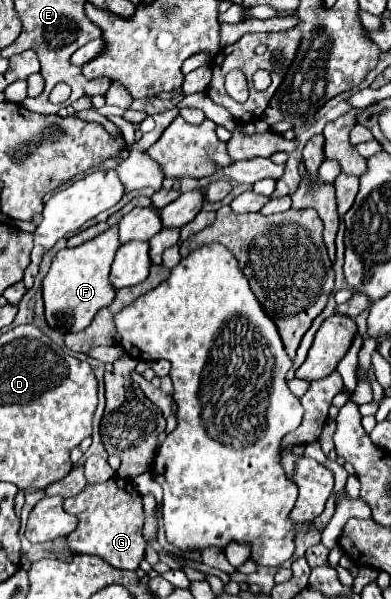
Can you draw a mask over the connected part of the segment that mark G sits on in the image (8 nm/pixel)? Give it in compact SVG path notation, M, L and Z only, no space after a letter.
M114 476L112 480L106 480L102 484L86 484L86 488L78 496L64 500L64 510L80 518L78 528L72 532L72 536L66 538L68 548L74 548L80 554L100 556L120 570L136 570L144 560L146 540L142 536L142 498L130 480Z

